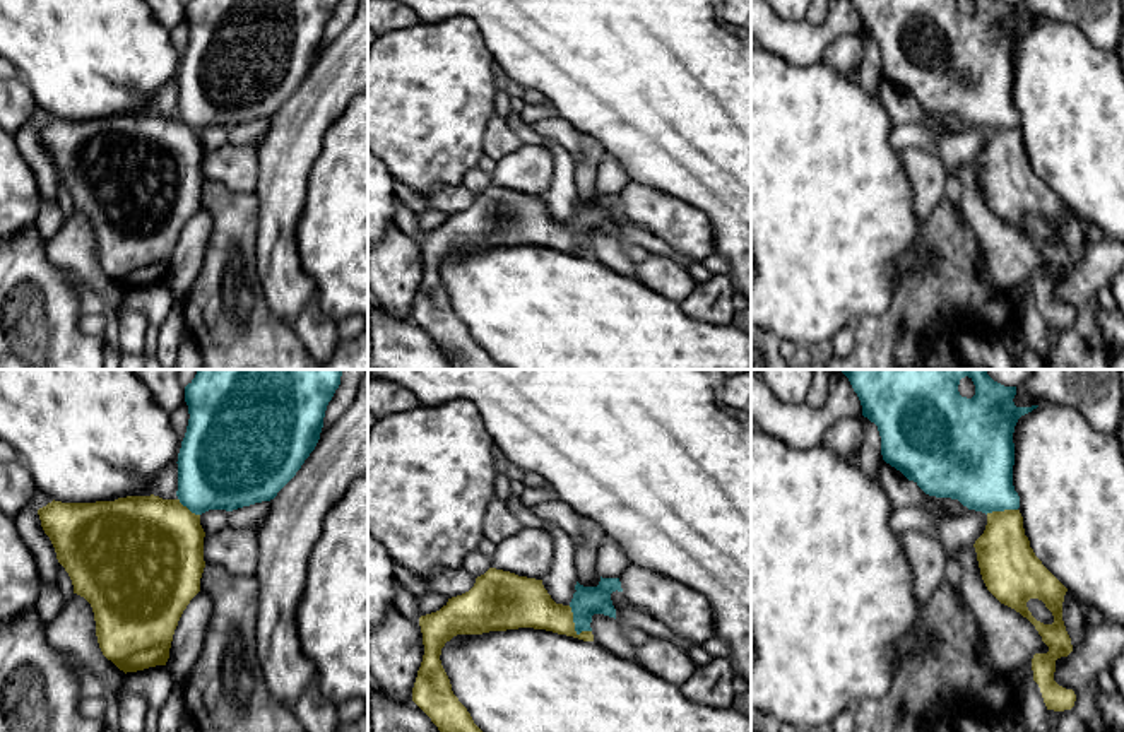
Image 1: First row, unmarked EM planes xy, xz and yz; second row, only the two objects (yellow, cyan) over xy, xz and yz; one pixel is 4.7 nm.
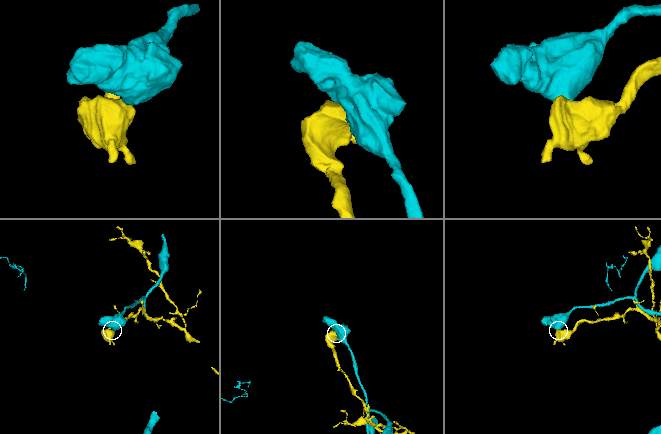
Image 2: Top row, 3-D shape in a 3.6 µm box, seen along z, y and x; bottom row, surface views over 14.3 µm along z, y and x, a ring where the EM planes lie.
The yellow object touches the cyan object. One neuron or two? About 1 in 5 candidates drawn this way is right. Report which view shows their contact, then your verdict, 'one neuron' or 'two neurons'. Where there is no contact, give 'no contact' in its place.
meets yellow in xz; two neurons

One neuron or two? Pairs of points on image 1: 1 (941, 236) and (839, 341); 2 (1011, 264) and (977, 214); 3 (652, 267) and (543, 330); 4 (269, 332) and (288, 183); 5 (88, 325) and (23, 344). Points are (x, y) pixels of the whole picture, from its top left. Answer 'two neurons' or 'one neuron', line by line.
1: two neurons
2: one neuron
3: two neurons
4: two neurons
5: two neurons

